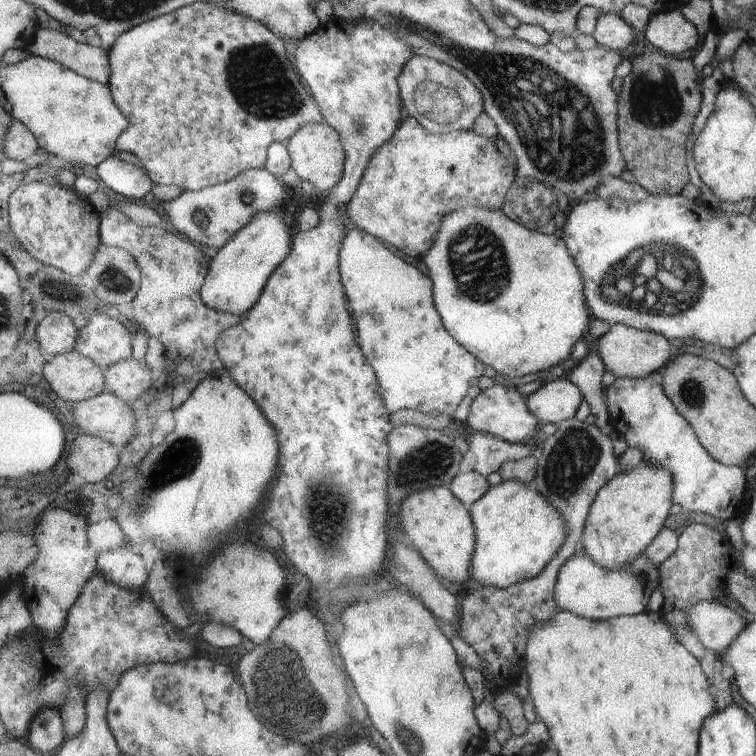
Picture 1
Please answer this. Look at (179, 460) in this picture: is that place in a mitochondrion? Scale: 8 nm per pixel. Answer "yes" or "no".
yes

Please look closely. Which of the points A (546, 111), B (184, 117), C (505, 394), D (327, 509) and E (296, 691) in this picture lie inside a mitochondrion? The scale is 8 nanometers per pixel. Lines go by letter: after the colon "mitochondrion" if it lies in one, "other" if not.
A: mitochondrion
B: other
C: other
D: mitochondrion
E: mitochondrion

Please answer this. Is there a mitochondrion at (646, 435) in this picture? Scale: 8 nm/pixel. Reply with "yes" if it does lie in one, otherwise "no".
no

